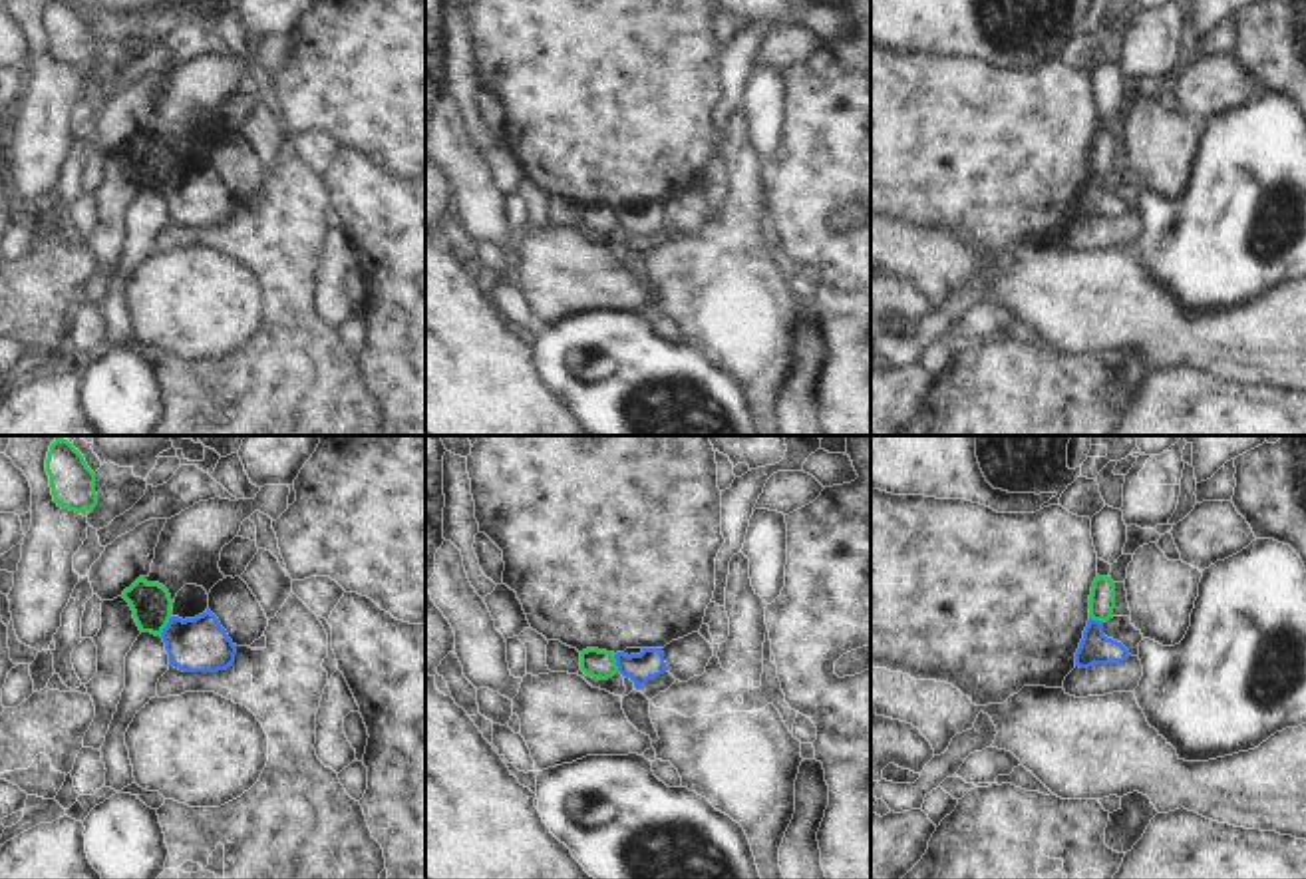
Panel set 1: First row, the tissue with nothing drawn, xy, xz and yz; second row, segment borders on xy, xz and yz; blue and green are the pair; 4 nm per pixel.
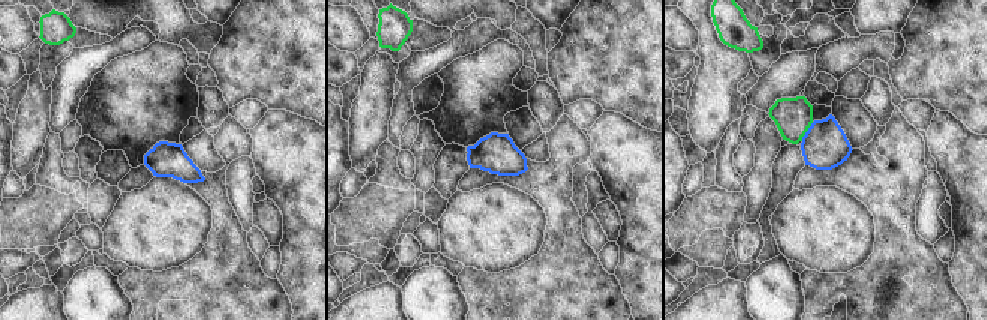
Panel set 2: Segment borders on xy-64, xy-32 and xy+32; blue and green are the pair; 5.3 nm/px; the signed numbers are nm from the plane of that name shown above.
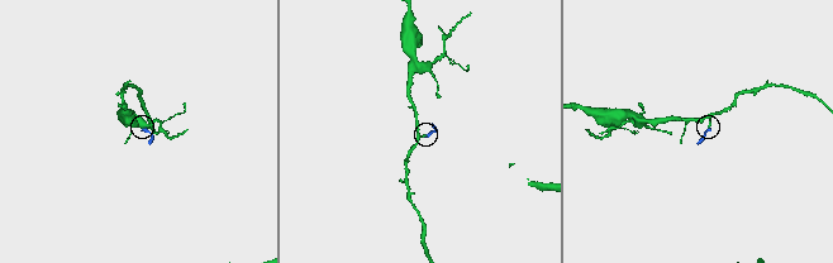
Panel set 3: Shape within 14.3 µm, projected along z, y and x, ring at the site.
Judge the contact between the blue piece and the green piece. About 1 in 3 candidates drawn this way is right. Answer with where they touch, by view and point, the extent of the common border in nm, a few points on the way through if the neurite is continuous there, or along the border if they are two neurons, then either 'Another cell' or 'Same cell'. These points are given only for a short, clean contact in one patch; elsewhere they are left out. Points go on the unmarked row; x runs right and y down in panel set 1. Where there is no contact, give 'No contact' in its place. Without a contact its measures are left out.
Touches blue at xy (165, 181). Shared border 90 nm. Boundary: xy (171, 172), (160, 189). Another cell.

